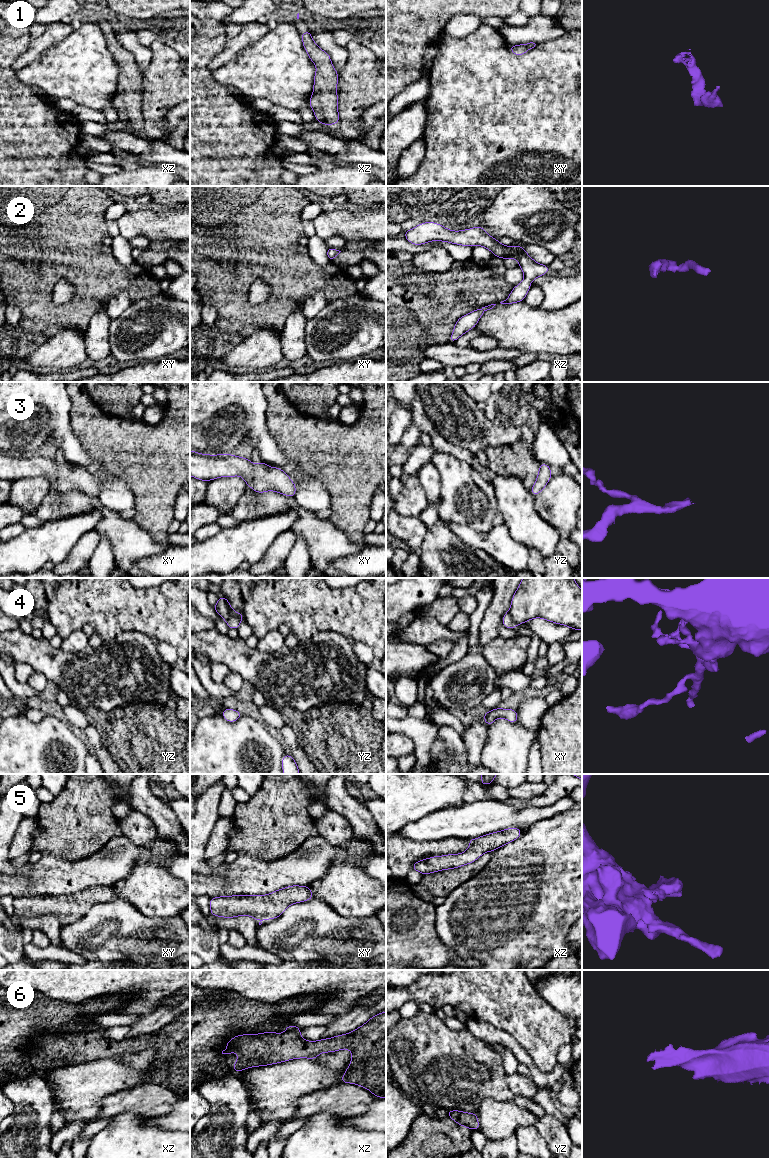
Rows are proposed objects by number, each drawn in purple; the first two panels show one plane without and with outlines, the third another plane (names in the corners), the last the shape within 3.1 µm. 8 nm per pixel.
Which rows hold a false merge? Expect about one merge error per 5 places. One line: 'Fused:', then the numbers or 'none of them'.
Fused: 4

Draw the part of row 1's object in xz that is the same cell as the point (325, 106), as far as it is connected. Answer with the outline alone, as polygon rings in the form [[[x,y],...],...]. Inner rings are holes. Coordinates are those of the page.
[[[310,29],[301,33],[300,37],[310,60],[317,67],[309,106],[314,111],[315,120],[322,125],[337,124],[340,122],[338,93],[336,92],[339,73],[333,67],[330,55],[313,41]]]

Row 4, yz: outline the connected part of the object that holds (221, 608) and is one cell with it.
[[[219,595],[219,599],[213,609],[226,621],[229,629],[239,628],[241,620],[230,615],[227,602],[222,595]]]

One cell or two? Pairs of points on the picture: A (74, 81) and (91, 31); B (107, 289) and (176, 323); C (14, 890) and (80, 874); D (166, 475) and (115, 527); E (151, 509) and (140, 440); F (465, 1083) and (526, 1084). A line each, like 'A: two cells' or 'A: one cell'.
A: one cell
B: two cells
C: one cell
D: two cells
E: one cell
F: two cells

